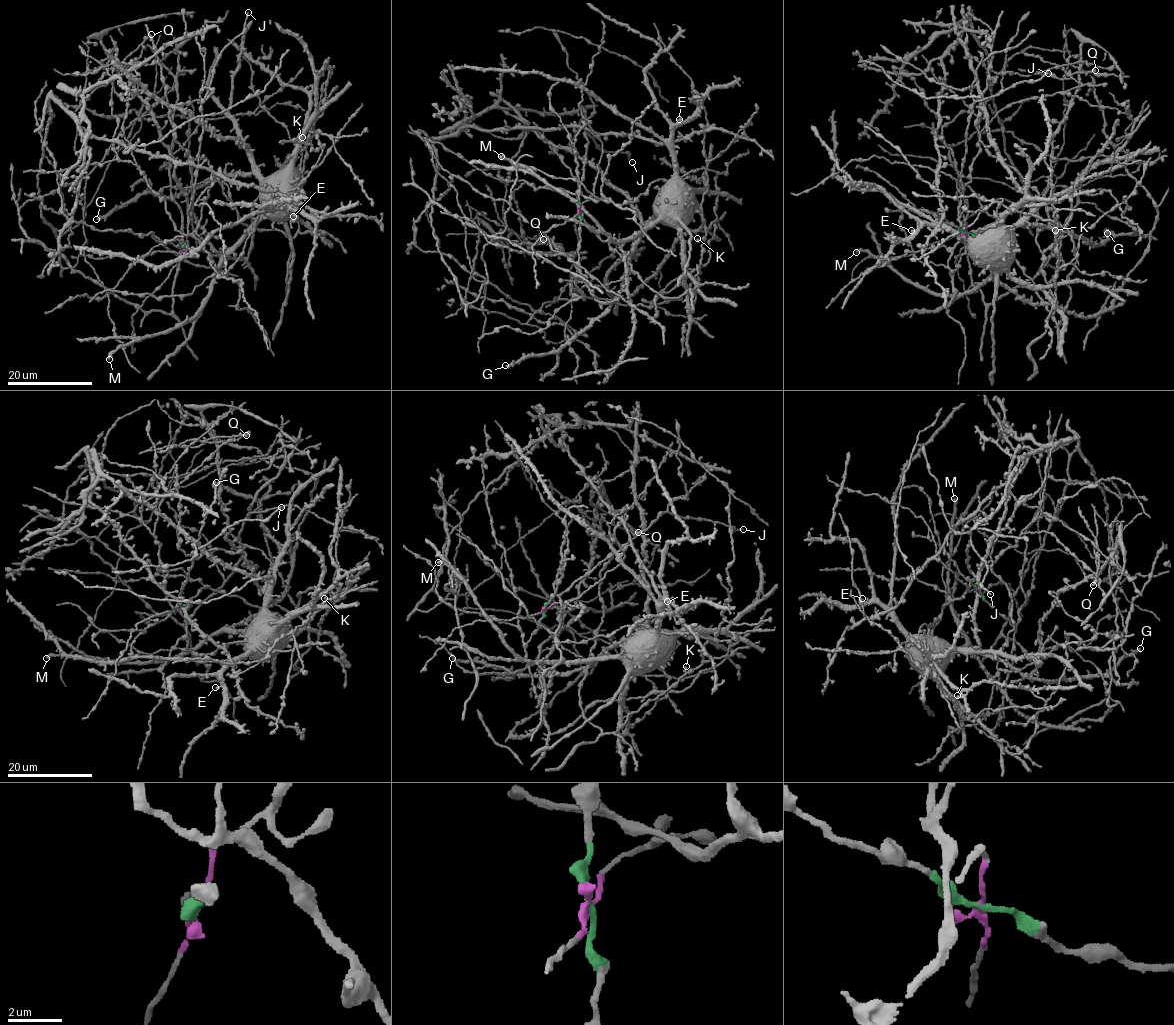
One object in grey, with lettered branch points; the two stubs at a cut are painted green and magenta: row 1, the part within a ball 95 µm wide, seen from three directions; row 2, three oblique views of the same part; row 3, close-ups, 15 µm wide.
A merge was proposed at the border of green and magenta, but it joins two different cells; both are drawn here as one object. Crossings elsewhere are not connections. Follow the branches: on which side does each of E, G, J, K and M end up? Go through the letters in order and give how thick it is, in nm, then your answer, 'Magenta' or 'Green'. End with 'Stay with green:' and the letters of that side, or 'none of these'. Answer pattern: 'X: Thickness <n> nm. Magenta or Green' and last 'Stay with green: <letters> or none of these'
E: Thickness 400 nm. Green
G: Thickness 280 nm. Green
J: Thickness 170 nm. Green
K: Thickness 280 nm. Green
M: Thickness 480 nm. Green
Stay with green: E, G, J, K, M

